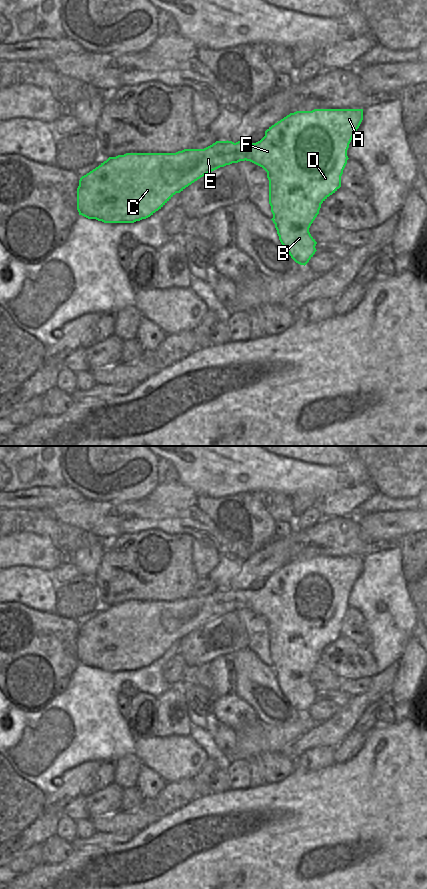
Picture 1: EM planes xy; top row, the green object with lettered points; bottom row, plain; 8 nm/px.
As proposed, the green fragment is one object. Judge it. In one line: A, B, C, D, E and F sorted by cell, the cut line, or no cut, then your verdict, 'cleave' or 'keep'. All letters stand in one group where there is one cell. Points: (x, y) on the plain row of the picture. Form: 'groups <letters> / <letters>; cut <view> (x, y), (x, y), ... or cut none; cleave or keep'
groups A B D F / C E; cut xy (245, 589), (243, 594), (246, 598), (246, 607); cleave

